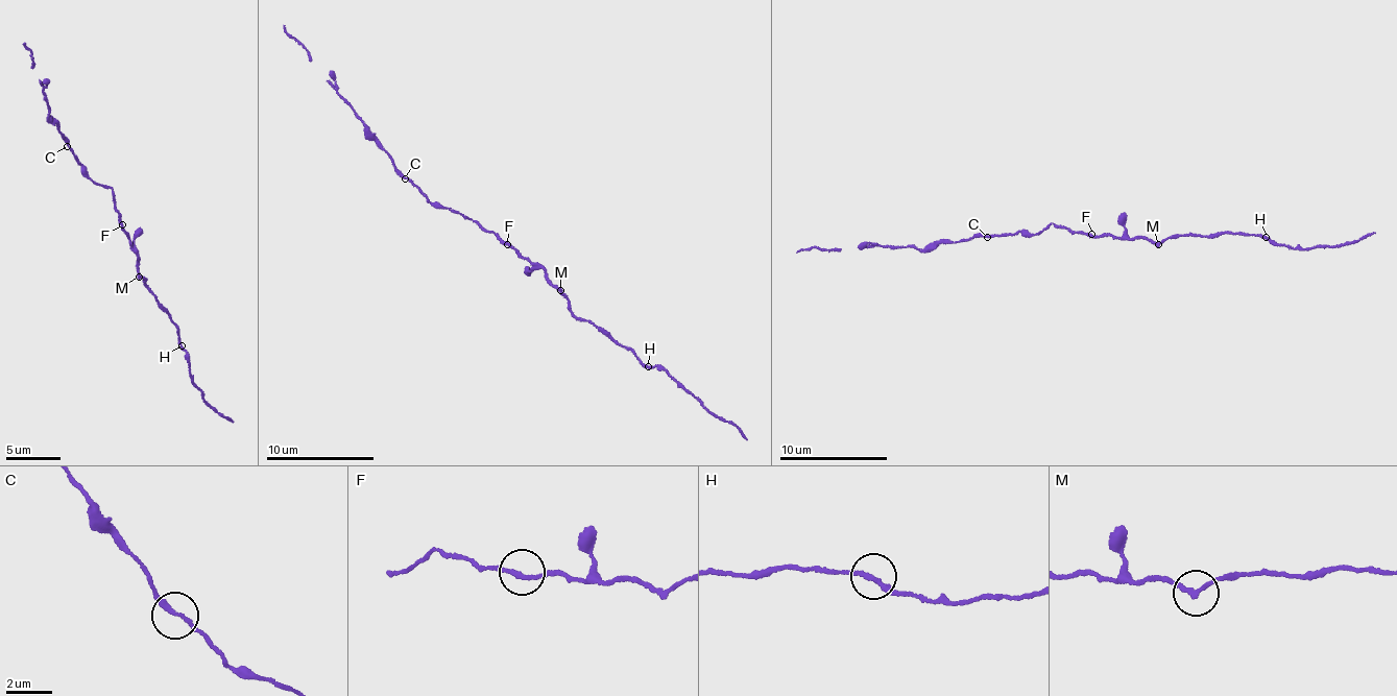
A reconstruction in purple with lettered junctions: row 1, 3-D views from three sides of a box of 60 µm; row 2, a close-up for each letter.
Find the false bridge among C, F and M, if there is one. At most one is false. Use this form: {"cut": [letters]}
{"cut": []}

